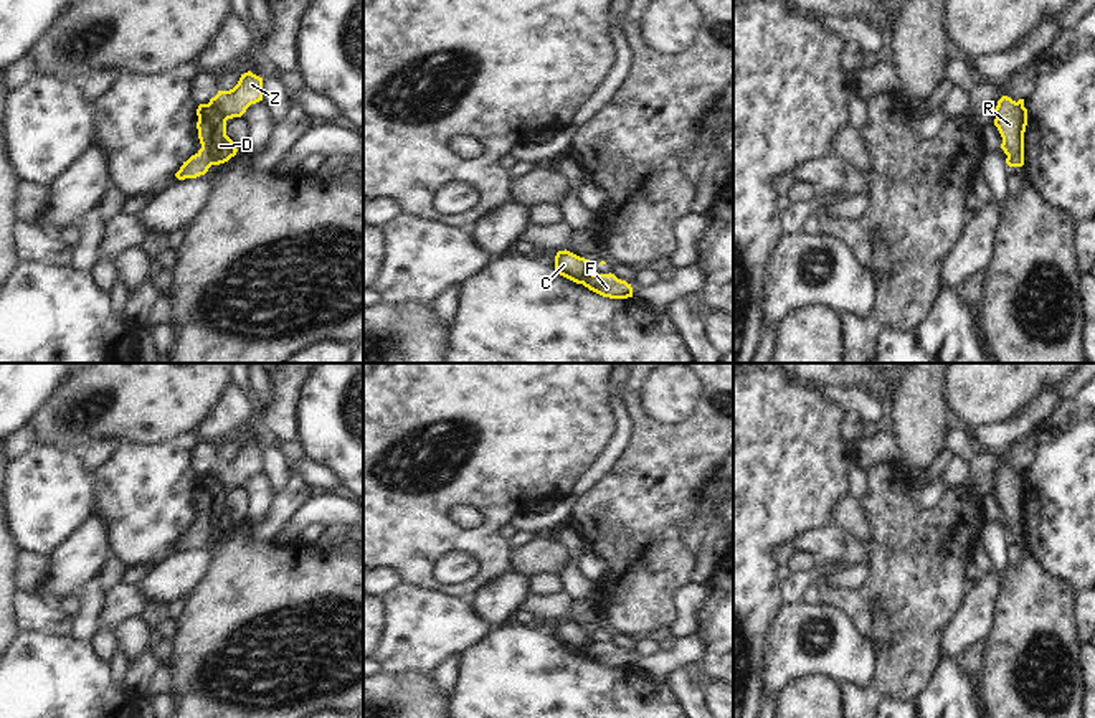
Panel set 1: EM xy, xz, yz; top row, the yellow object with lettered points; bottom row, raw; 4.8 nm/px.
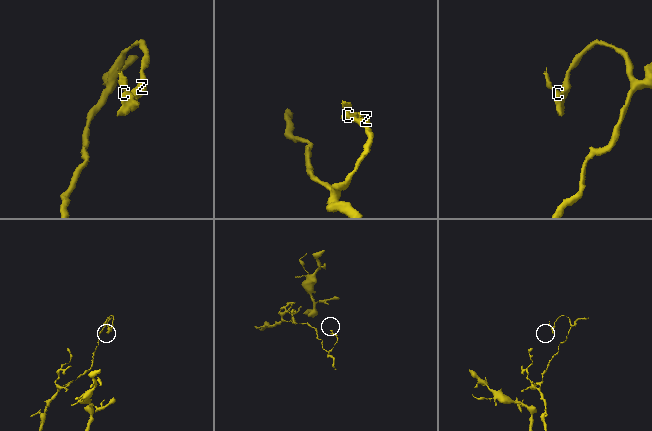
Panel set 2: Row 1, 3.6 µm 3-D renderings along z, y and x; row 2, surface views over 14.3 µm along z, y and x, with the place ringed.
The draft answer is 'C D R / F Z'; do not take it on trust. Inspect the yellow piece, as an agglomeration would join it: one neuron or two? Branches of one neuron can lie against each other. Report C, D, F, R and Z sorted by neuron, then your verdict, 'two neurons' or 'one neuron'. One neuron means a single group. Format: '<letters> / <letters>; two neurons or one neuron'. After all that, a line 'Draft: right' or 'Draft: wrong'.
C D R / F Z; two neurons
Draft: right

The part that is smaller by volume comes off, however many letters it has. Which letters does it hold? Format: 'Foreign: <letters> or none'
Foreign: C, D, R.

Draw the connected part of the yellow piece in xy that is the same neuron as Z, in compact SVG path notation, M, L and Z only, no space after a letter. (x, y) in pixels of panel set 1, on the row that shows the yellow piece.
M251 71L241 74L238 84L230 91L218 91L210 99L225 120L241 117L251 104L263 101L263 78Z

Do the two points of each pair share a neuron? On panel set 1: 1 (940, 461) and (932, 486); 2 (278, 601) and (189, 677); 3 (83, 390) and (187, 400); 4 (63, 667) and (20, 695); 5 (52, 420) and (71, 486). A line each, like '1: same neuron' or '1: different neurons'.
1: same neuron
2: same neuron
3: same neuron
4: same neuron
5: different neurons

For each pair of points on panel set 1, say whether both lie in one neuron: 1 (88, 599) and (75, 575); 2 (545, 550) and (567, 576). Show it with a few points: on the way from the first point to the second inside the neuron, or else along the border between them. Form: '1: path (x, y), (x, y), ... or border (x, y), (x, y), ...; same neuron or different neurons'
1: border (91, 578), (76, 595); different neurons
2: border (547, 538), (564, 550), (564, 566), (559, 573); different neurons

